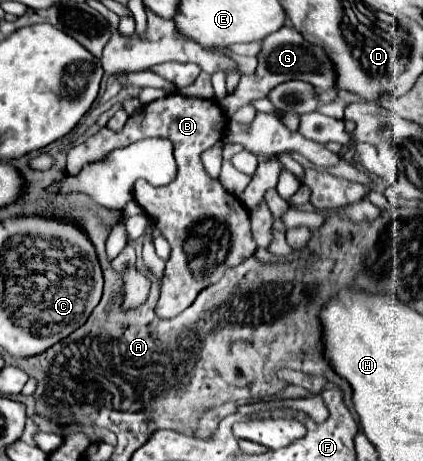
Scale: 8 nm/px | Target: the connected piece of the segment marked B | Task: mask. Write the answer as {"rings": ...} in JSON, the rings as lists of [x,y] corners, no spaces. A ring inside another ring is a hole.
{"rings":[[[169,94],[129,116],[121,132],[101,128],[85,142],[67,150],[67,172],[75,176],[85,164],[105,158],[105,152],[123,148],[137,140],[161,136],[173,142],[175,160],[179,166],[177,178],[171,184],[159,188],[151,186],[144,179],[137,180],[135,184],[135,202],[145,210],[145,214],[153,220],[153,226],[171,246],[171,256],[167,260],[165,278],[161,284],[161,298],[155,306],[155,314],[159,318],[175,318],[181,314],[195,302],[203,288],[221,280],[225,266],[237,266],[257,250],[251,238],[249,212],[233,194],[221,186],[221,182],[215,182],[207,176],[199,158],[203,150],[219,142],[223,122],[225,114],[215,100]]]}

